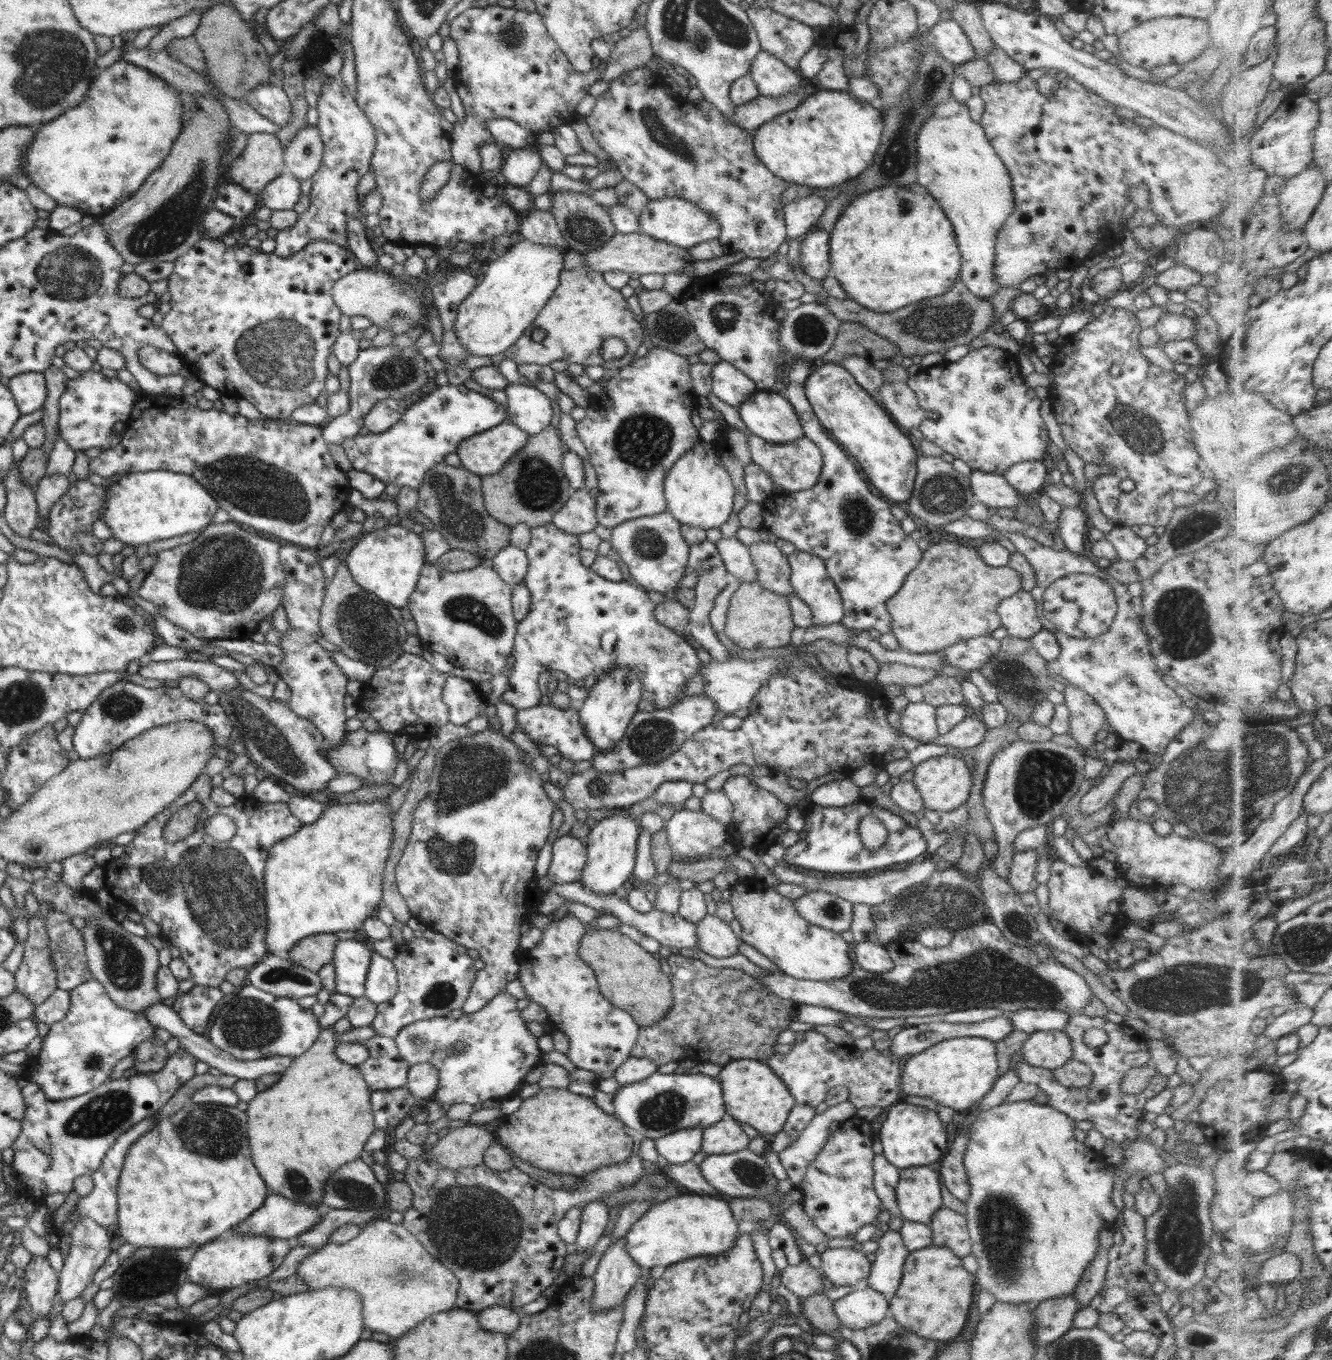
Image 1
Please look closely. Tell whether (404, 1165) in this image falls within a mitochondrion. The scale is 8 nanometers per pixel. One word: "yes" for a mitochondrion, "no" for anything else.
no

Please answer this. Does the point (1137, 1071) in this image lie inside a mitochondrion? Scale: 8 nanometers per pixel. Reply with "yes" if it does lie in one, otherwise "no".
no

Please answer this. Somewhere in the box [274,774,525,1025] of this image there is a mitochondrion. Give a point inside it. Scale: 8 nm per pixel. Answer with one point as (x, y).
(442, 995)

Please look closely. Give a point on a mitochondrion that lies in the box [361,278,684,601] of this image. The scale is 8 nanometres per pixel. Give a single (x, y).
(642, 440)

